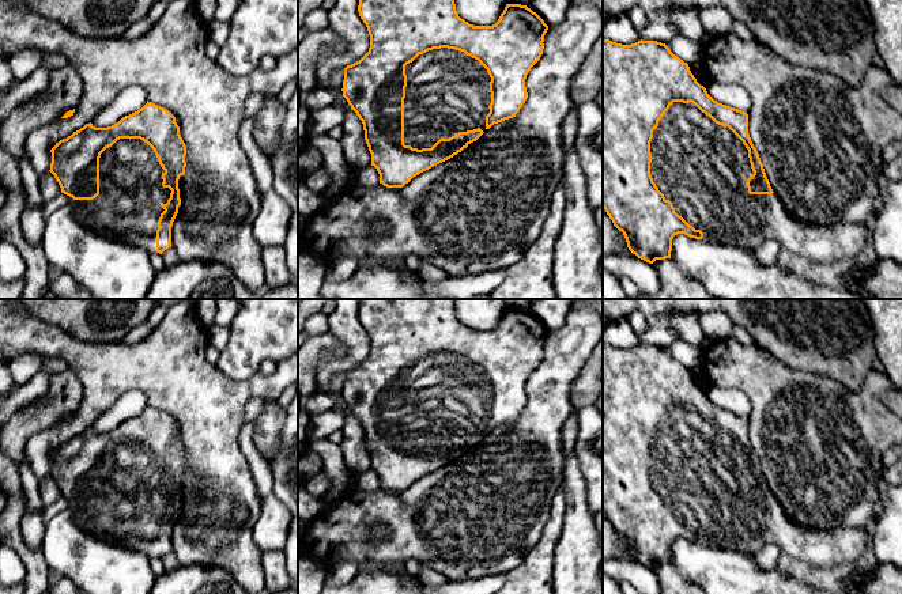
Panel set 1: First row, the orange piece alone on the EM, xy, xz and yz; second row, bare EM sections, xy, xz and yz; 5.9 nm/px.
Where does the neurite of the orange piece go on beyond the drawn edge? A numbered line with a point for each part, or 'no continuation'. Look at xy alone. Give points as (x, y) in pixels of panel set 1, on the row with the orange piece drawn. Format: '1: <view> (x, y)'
1: xy (127, 208)

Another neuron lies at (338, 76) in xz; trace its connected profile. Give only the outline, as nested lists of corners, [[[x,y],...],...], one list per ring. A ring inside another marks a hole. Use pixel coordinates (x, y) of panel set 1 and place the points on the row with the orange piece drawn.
[[[340,68],[337,71],[333,72],[332,75],[332,83],[336,88],[336,92],[341,97],[341,103],[344,106],[346,110],[351,110],[351,106],[348,105],[347,99],[343,97],[343,80],[344,80],[344,69]]]

